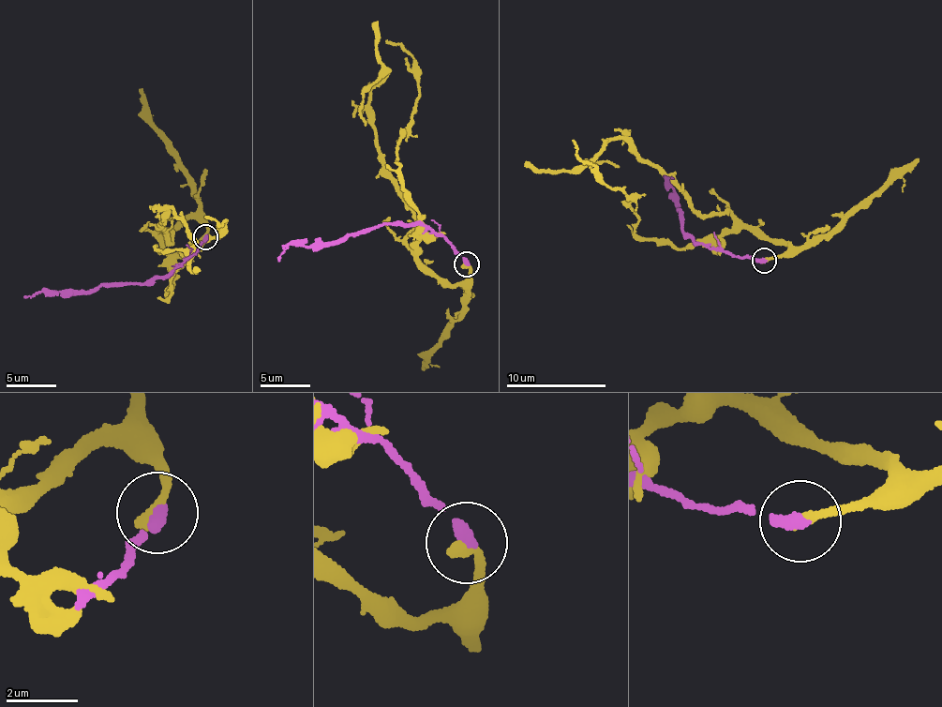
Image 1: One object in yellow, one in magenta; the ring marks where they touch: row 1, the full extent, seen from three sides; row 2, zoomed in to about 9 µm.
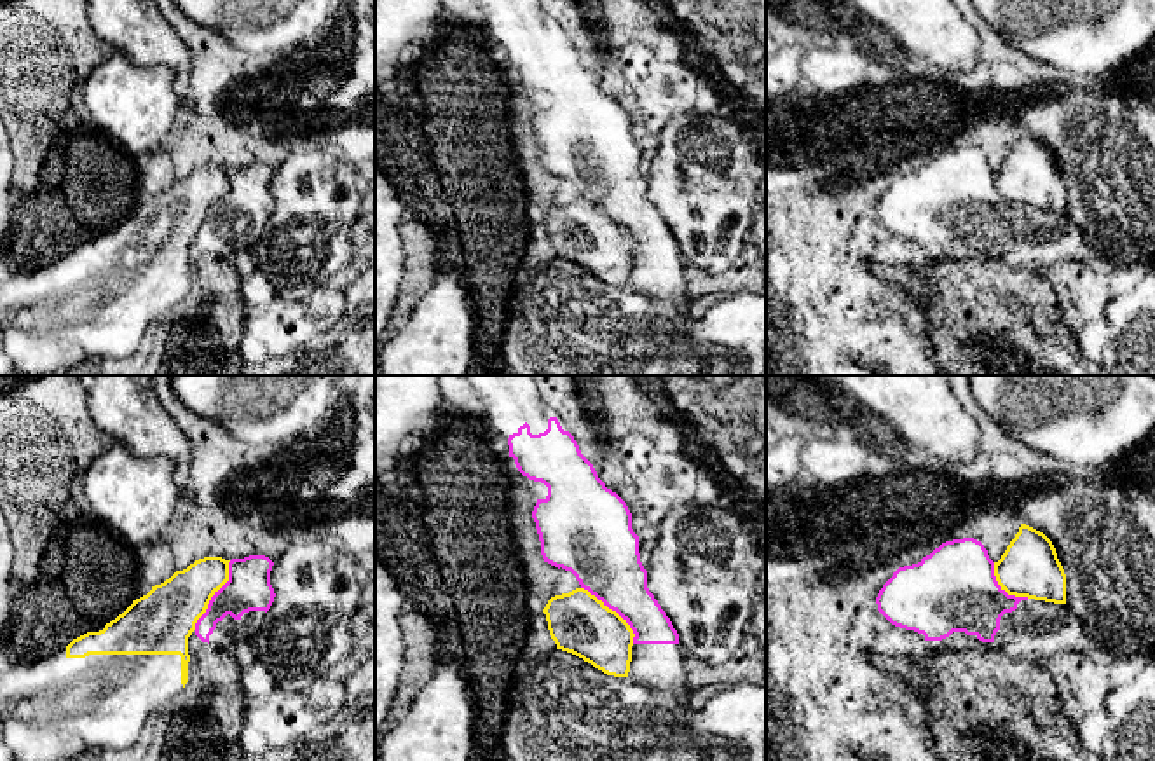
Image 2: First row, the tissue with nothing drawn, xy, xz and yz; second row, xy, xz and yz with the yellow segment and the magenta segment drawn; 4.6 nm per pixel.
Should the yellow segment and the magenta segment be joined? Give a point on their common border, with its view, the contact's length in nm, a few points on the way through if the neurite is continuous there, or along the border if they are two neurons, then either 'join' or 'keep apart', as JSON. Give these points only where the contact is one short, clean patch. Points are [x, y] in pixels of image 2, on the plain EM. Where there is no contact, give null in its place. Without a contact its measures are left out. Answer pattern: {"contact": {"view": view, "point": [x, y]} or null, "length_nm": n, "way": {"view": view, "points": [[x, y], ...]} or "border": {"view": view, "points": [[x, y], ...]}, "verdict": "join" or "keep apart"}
{"contact": {"view": "xy", "point": [213, 203]}, "length_nm": 360, "verdict": "keep apart"}

